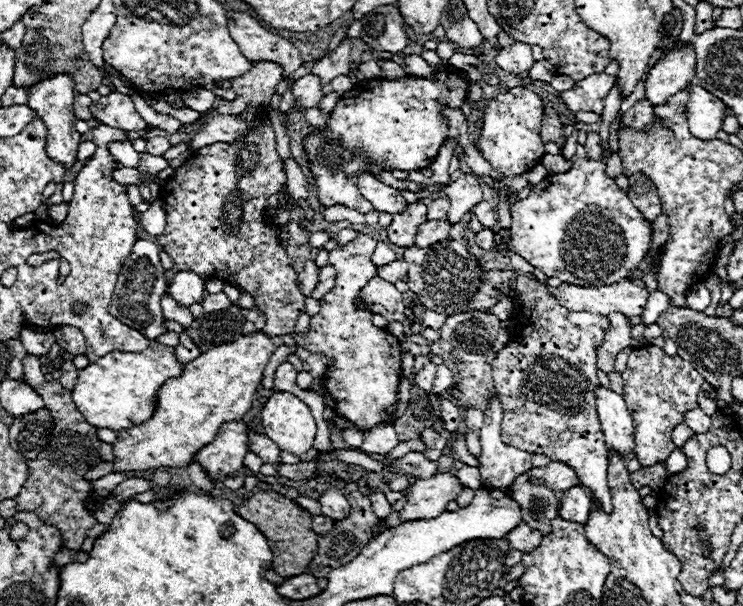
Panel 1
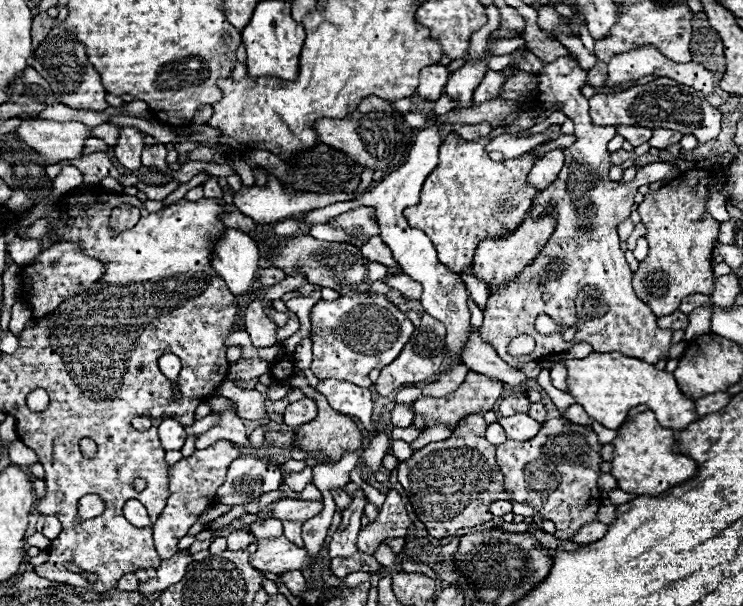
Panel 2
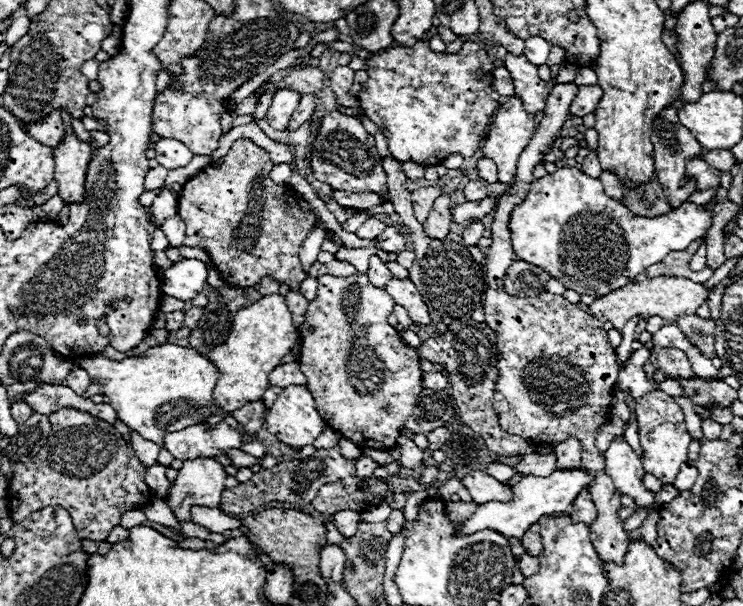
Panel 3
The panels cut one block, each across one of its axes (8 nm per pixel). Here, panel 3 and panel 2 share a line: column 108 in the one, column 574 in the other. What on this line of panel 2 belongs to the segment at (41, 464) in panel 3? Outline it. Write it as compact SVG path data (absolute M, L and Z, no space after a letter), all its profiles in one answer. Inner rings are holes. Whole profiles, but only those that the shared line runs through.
M552 418L544 424L540 434L528 442L506 440L496 446L496 460L504 474L504 490L510 494L512 502L522 502L532 506L556 524L556 538L568 540L580 526L594 522L596 516L580 516L592 500L600 498L596 478L600 474L600 454L598 438L592 430L576 426L564 418Z

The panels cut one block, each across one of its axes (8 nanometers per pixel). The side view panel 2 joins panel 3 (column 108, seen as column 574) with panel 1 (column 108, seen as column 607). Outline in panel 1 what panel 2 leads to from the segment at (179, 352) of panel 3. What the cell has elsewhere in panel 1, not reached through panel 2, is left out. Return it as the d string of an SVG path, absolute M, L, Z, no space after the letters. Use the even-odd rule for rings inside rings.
M152 342L144 352L110 352L100 360L80 370L72 400L88 422L96 428L132 428L152 418L156 410L156 394L168 378L176 378L184 372L184 364L176 360L174 348L160 342Z

